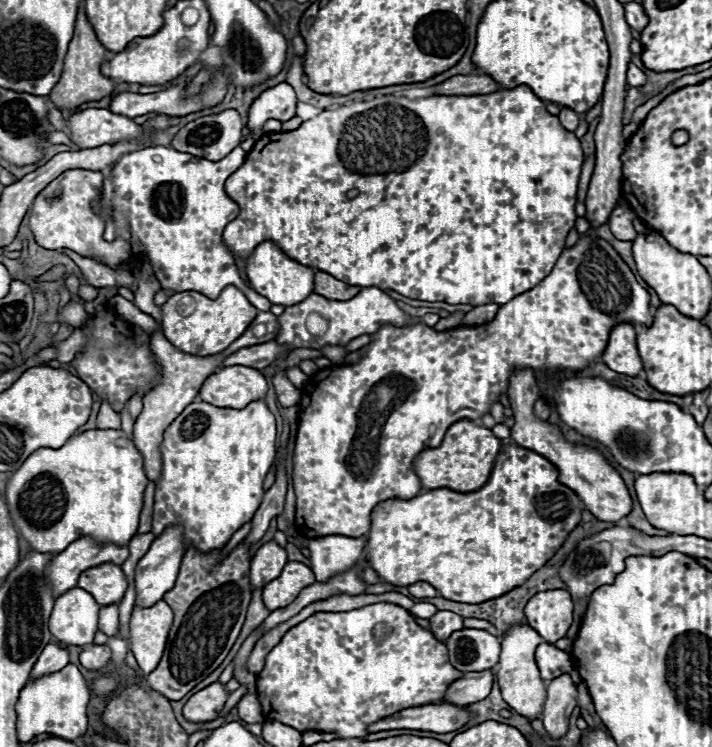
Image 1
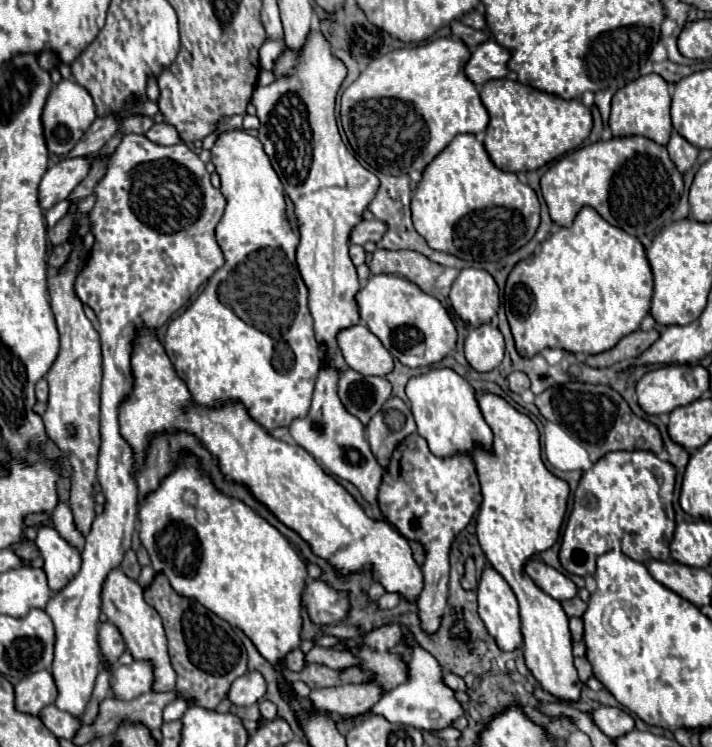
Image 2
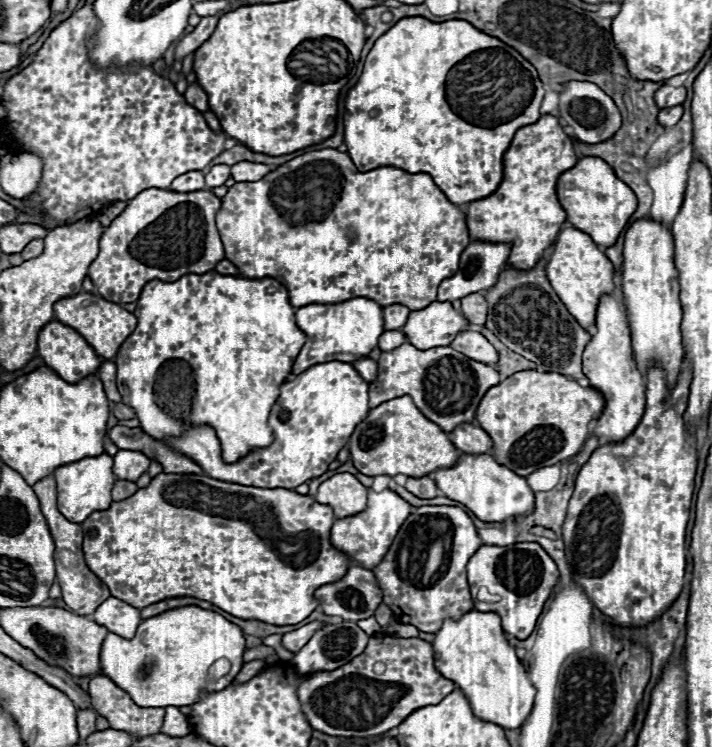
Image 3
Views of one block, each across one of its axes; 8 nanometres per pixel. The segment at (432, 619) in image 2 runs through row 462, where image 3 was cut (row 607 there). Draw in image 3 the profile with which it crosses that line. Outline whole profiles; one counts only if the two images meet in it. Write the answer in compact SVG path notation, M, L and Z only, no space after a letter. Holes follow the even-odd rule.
M420 506L420 508L414 508L412 514L408 516L408 520L398 530L398 536L394 538L394 544L390 546L388 554L374 568L376 580L384 592L384 604L392 610L392 614L398 622L412 624L420 632L428 632L428 634L436 634L442 628L444 620L460 620L460 616L474 610L474 602L472 602L470 588L466 582L466 564L468 564L470 556L474 556L478 552L480 546L482 546L482 540L476 534L474 522L462 508L458 508L458 506ZM442 534L450 534L448 546L446 546L446 542L444 542L446 538L442 538ZM430 552L434 552L432 556L440 554L440 560L434 560L430 556Z

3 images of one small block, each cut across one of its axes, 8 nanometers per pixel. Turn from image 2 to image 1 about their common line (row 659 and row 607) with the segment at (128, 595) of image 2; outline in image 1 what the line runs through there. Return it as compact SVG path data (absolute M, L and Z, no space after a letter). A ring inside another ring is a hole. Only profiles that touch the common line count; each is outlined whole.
M160 600L152 606L134 606L130 616L130 644L144 674L150 674L160 662L172 626L172 610Z

